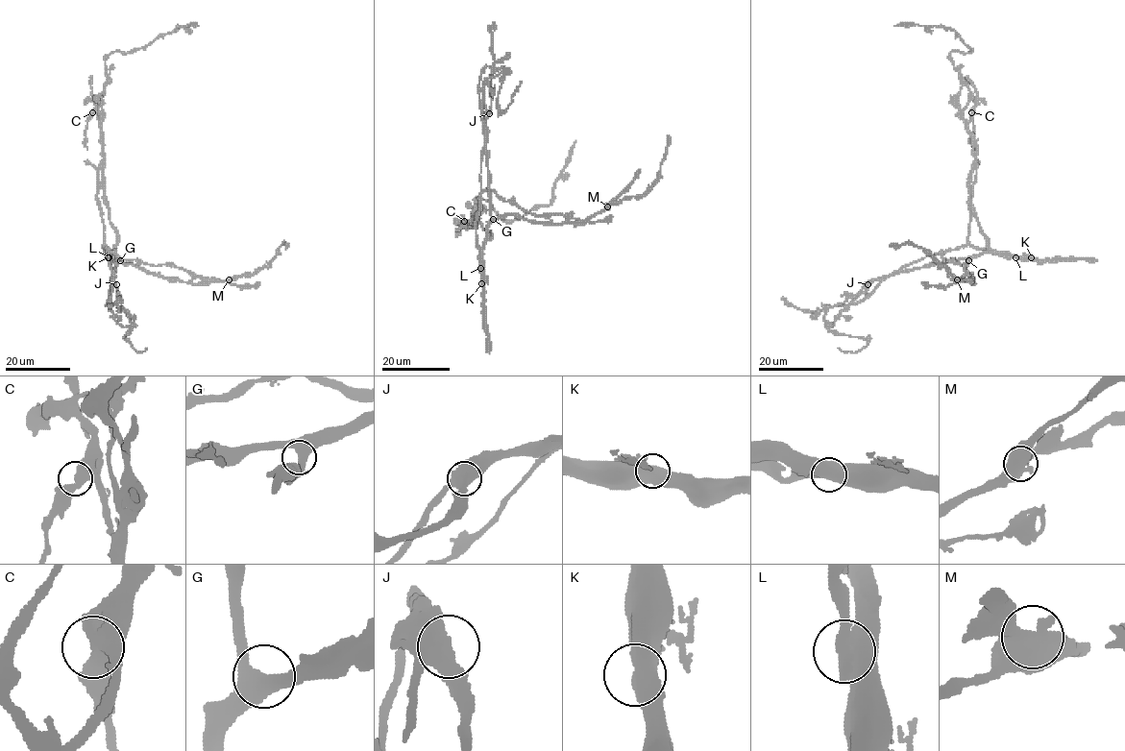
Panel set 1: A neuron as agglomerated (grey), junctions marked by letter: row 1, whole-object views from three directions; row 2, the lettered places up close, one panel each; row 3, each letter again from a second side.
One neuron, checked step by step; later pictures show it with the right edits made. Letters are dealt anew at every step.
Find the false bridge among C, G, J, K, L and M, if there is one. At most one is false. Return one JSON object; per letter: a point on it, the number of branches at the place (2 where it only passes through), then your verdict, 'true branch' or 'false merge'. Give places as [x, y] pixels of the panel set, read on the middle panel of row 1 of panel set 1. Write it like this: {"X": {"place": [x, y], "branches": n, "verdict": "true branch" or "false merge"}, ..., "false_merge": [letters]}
{"C": {"place": [464, 221], "branches": 2, "verdict": "true branch"}, "G": {"place": [493, 219], "branches": 3, "verdict": "true branch"}, "J": {"place": [489, 113], "branches": 2, "verdict": "true branch"}, "K": {"place": [481, 283], "branches": 2, "verdict": "true branch"}, "L": {"place": [480, 268], "branches": 3, "verdict": "false merge"}, "M": {"place": [607, 206], "branches": 3, "verdict": "true branch"}, "false_merge": ["L"]}

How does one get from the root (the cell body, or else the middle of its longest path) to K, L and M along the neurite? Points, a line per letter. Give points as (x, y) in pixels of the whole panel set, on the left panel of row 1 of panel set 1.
K: (109, 214), (117, 235), (116, 245), (109, 257)
L: (109, 214), (117, 243), (108, 257)
M: (109, 214), (117, 235), (113, 254), (123, 262), (162, 277), (195, 284), (229, 279)

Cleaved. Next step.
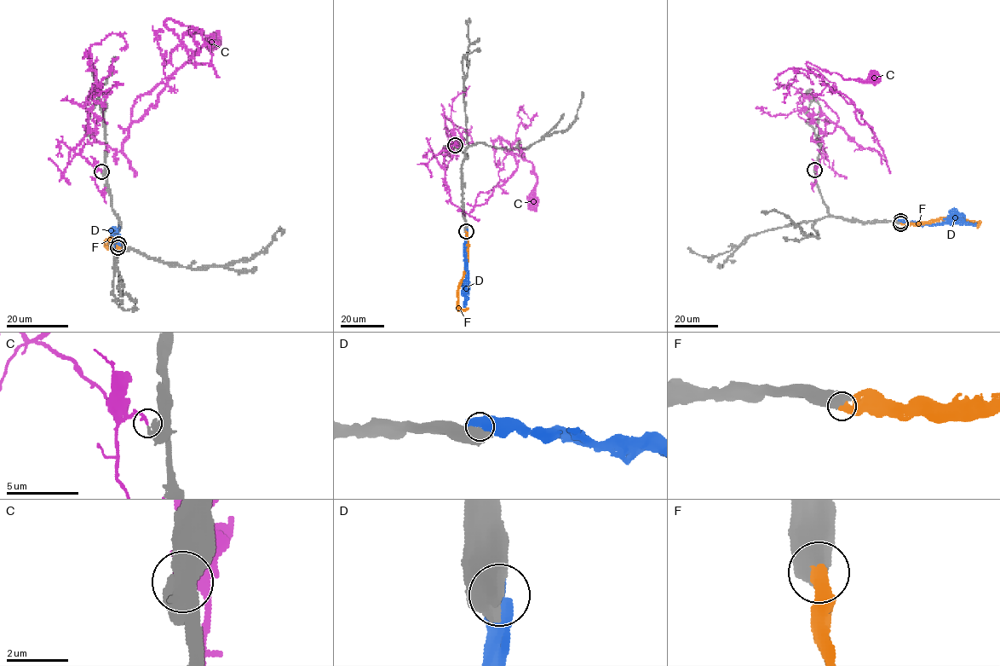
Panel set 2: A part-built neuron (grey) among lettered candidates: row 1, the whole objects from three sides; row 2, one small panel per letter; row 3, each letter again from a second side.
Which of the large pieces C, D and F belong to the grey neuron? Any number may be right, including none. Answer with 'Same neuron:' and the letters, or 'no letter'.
Same neuron: F

